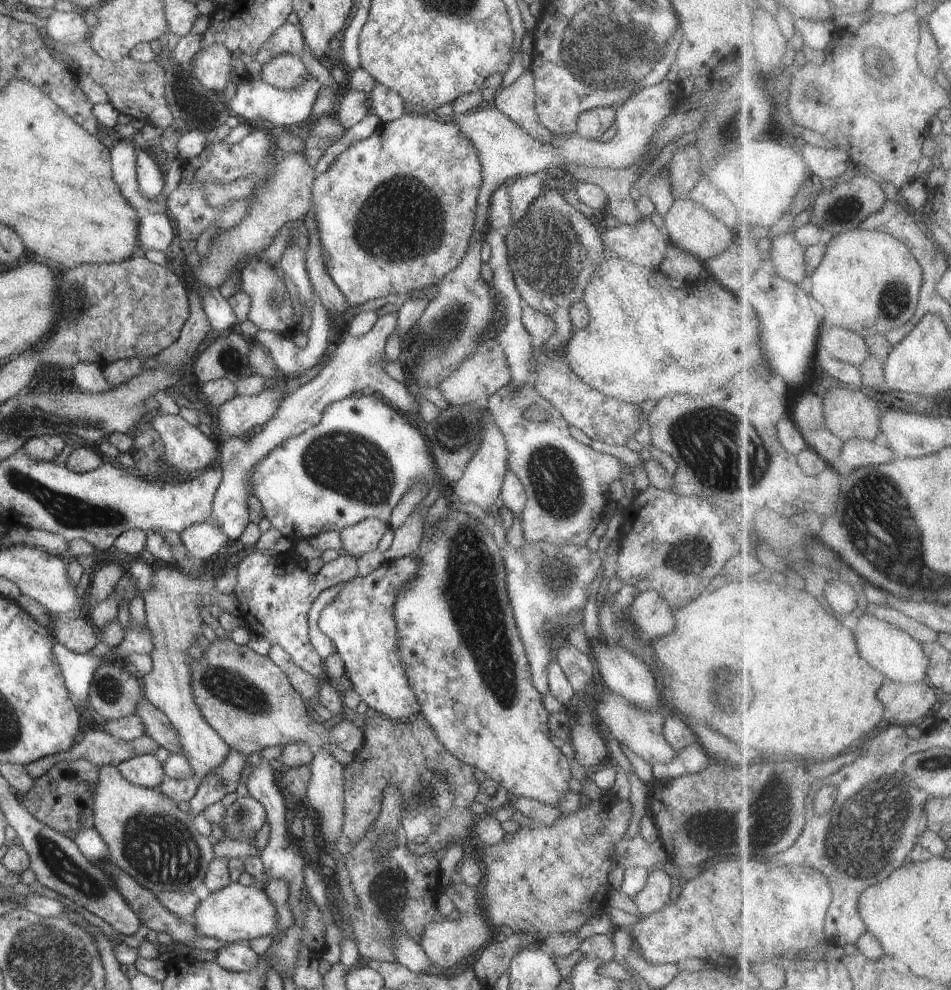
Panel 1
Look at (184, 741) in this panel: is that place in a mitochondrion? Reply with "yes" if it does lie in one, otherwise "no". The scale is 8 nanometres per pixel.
no

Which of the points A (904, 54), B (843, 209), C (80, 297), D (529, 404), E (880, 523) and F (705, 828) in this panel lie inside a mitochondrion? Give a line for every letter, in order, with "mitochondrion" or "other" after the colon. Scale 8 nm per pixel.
A: other
B: mitochondrion
C: mitochondrion
D: other
E: mitochondrion
F: mitochondrion

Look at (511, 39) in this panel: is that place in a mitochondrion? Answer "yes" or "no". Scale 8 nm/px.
no

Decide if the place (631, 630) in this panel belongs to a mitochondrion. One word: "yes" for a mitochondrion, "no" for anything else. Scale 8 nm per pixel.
no

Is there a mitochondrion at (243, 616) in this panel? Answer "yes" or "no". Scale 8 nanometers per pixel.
no

